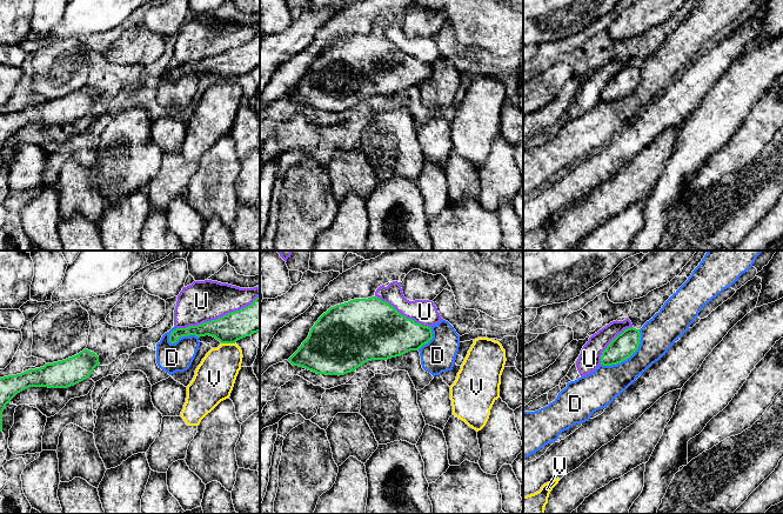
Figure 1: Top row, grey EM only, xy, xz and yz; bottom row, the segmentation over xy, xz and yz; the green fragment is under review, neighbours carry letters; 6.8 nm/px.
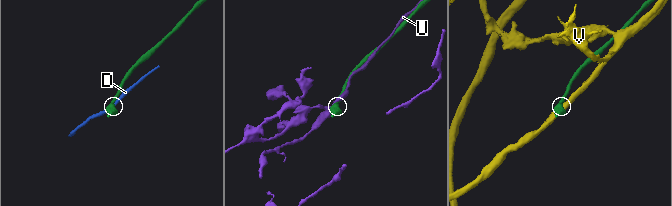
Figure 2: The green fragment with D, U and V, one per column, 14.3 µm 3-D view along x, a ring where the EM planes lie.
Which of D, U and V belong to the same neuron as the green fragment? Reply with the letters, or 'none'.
none

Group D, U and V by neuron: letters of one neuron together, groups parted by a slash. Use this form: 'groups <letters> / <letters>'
groups D / U / V

